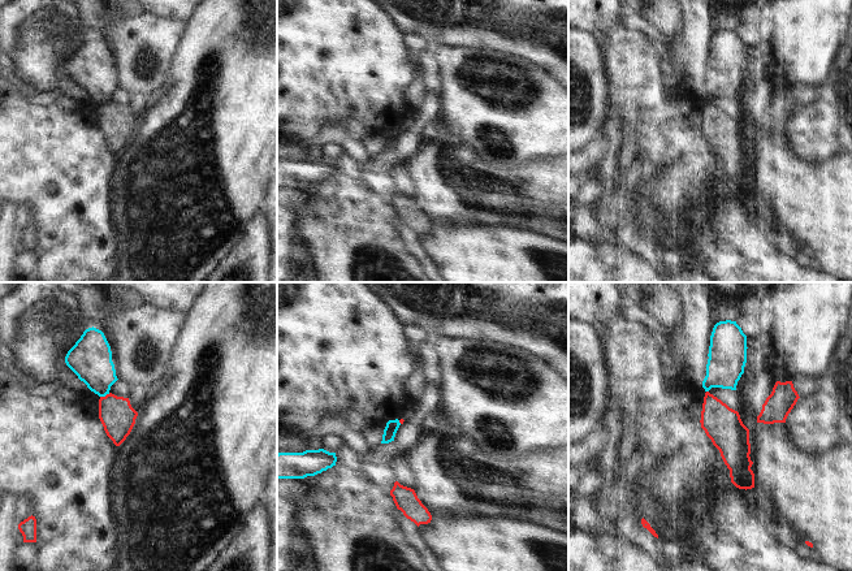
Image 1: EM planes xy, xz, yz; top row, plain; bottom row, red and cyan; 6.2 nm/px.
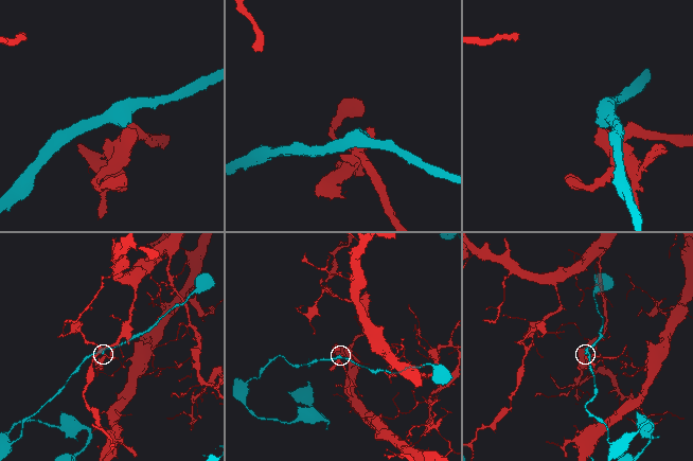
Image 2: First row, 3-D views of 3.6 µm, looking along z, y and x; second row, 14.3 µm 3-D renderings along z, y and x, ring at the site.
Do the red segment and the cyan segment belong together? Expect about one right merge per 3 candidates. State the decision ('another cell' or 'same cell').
another cell

